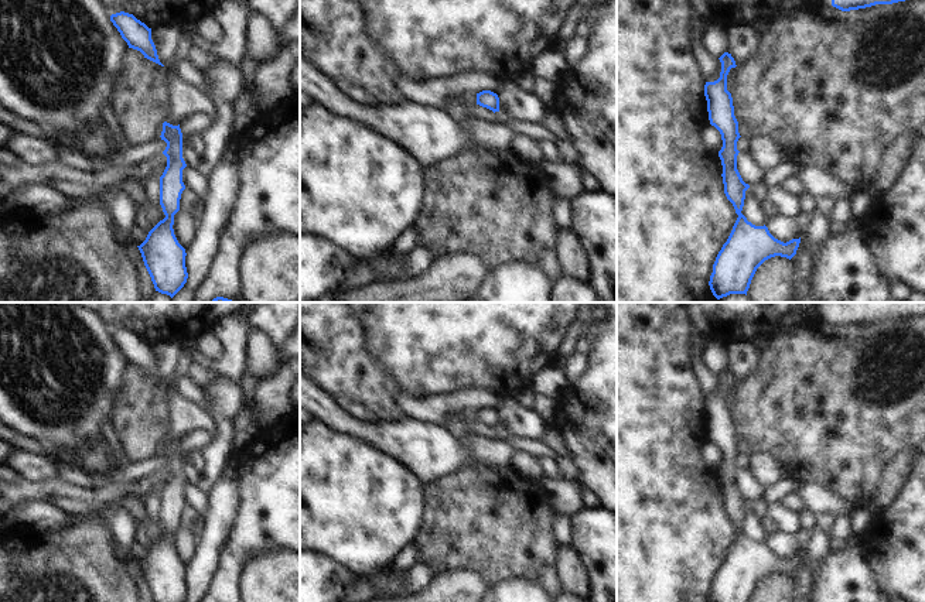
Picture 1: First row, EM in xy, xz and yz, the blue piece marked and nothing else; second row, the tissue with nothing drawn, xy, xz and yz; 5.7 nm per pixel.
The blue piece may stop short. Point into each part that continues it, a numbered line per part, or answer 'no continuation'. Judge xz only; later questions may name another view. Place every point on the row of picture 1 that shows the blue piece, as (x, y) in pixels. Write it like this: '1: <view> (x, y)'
no continuation

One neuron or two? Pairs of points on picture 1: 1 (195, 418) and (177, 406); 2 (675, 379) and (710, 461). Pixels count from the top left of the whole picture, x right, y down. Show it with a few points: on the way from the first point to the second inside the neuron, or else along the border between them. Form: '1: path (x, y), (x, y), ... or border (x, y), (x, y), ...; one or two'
1: path (191, 417), (181, 410); one
2: border (709, 440), (703, 450), (703, 462), (717, 469); two

